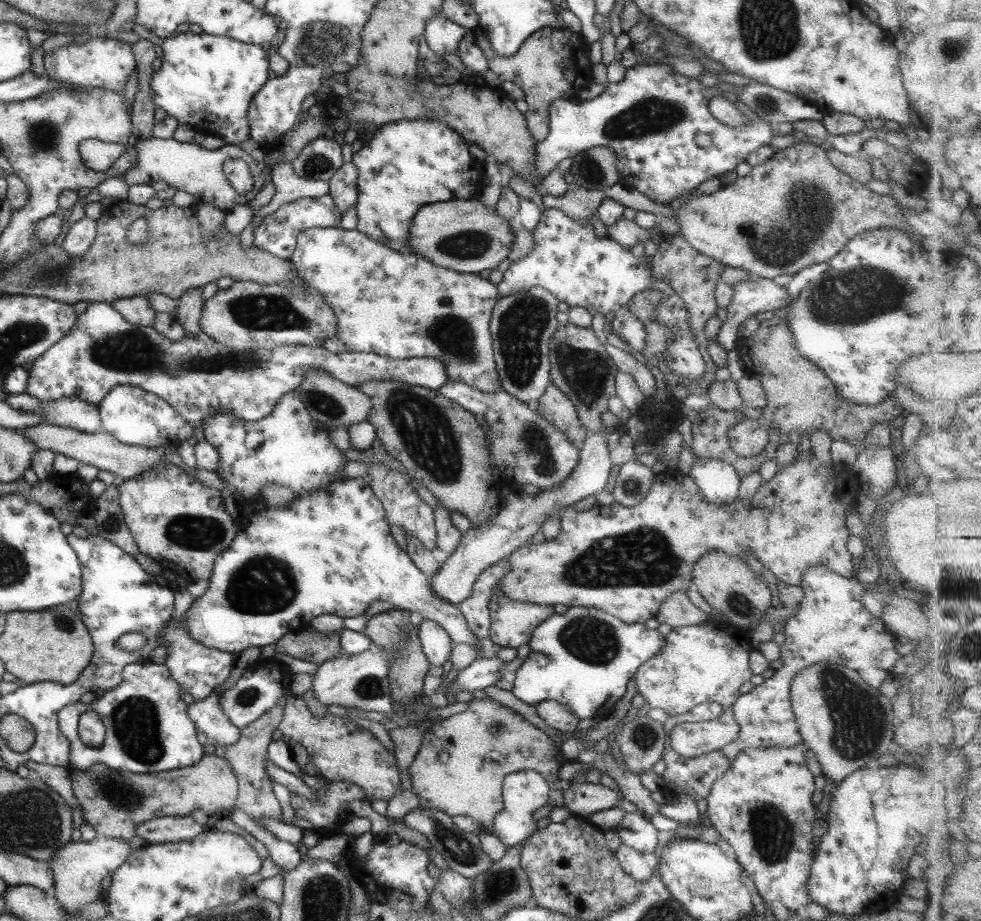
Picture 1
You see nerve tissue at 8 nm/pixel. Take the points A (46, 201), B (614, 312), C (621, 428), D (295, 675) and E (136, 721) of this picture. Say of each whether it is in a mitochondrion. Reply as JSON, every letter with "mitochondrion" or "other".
{"A":"other","B":"other","C":"other","D":"other","E":"mitochondrion"}

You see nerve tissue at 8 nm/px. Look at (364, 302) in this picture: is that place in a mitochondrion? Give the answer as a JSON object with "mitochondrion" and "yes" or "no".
{"mitochondrion":"no"}

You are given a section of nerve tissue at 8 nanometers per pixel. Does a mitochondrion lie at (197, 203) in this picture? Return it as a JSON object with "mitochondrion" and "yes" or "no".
{"mitochondrion":"no"}

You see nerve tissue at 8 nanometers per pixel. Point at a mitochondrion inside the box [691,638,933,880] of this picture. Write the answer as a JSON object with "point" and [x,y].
{"point":[853,716]}

